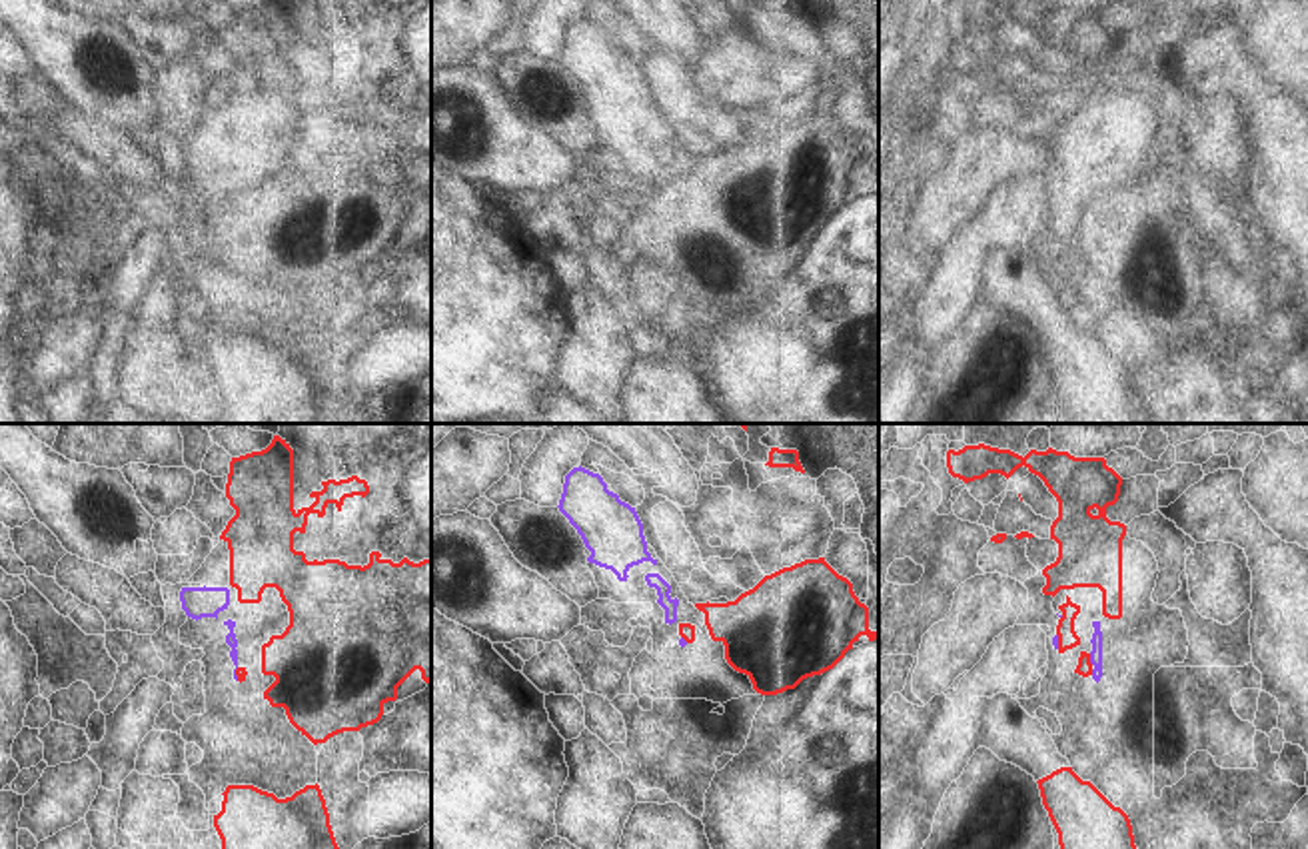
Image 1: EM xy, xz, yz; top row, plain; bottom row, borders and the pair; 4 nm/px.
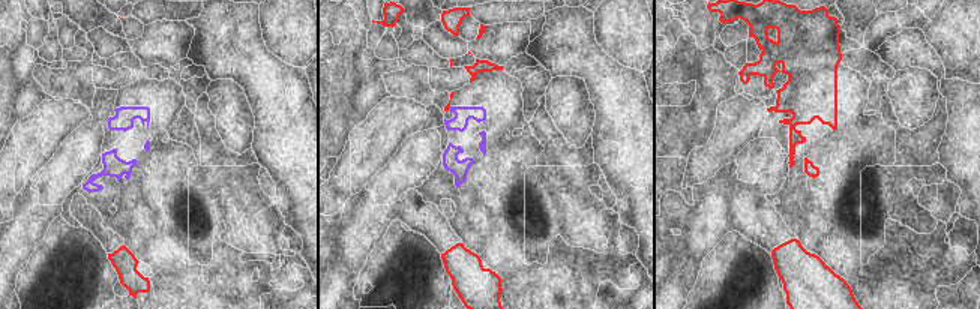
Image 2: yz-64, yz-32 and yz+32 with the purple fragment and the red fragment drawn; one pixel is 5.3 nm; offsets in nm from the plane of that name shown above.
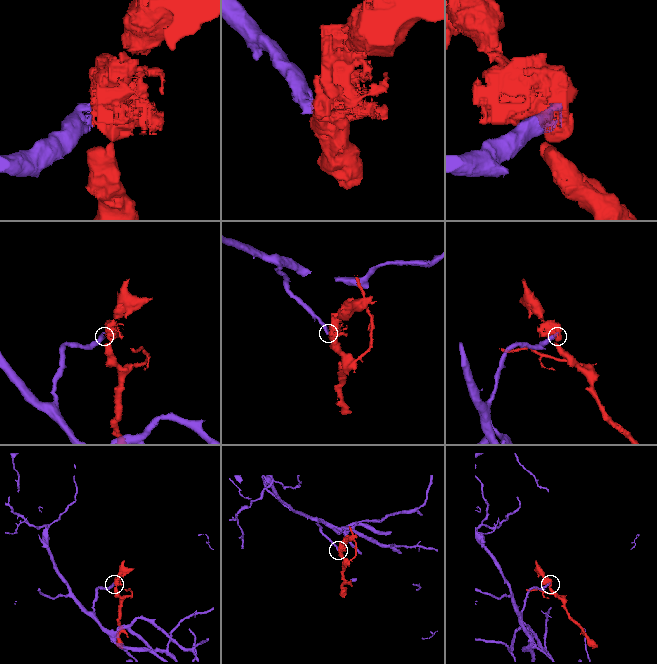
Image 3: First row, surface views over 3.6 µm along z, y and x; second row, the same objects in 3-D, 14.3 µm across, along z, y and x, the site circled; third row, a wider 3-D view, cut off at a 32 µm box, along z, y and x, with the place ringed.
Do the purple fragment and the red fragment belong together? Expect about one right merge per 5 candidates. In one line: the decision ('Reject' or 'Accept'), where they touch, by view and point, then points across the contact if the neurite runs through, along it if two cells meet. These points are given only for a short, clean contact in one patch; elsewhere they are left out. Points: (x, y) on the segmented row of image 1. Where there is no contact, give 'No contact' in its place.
Reject. Touches purple at yz (1091, 660). Boundary: yz (1089, 654), (1093, 664).

